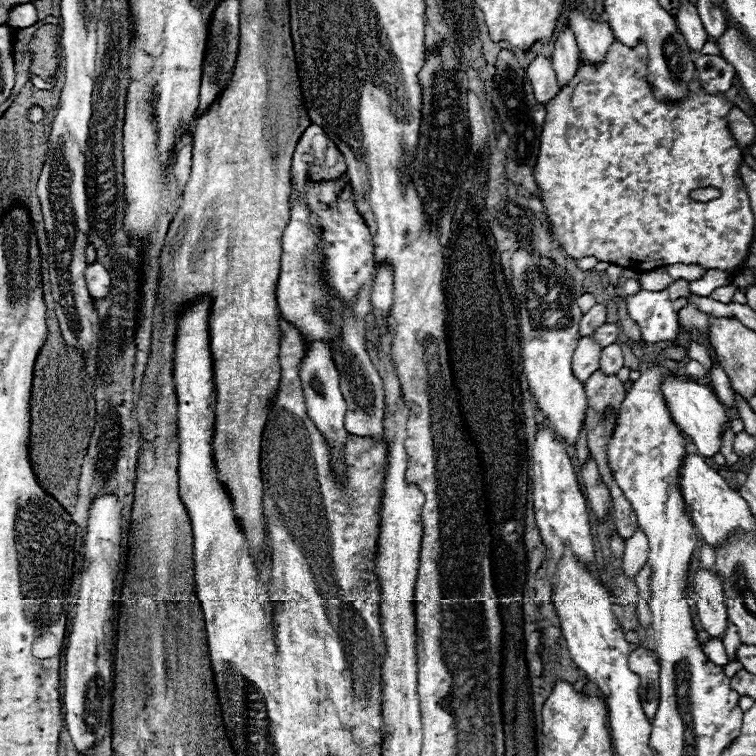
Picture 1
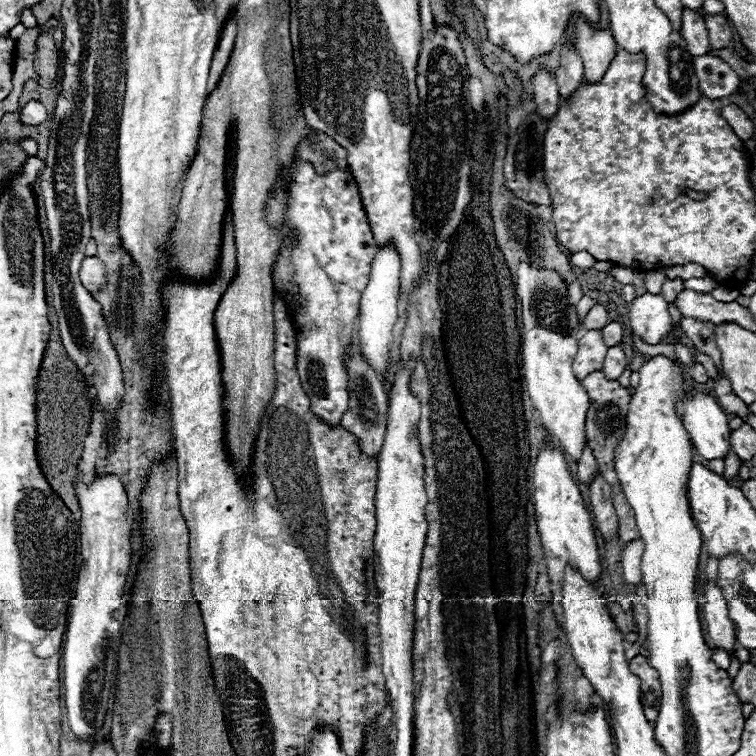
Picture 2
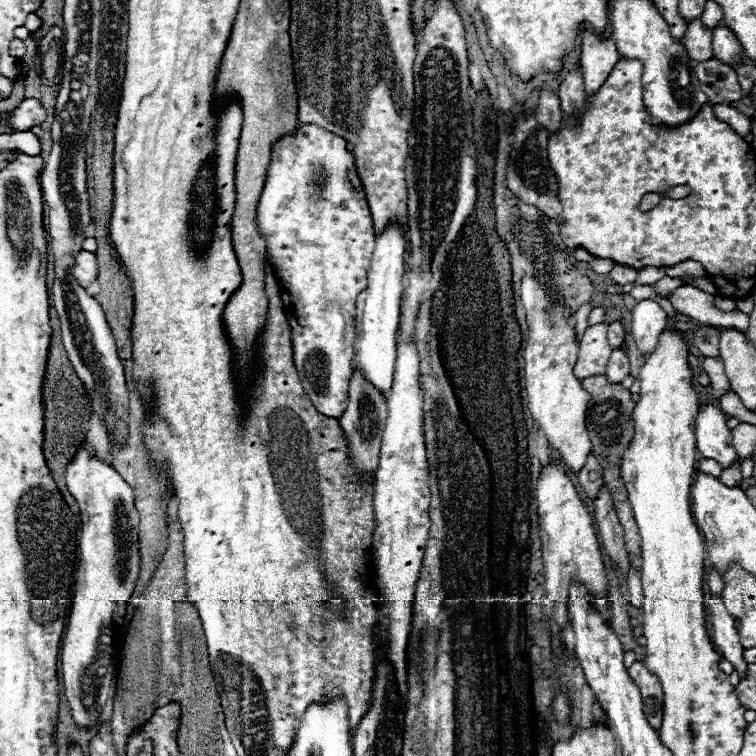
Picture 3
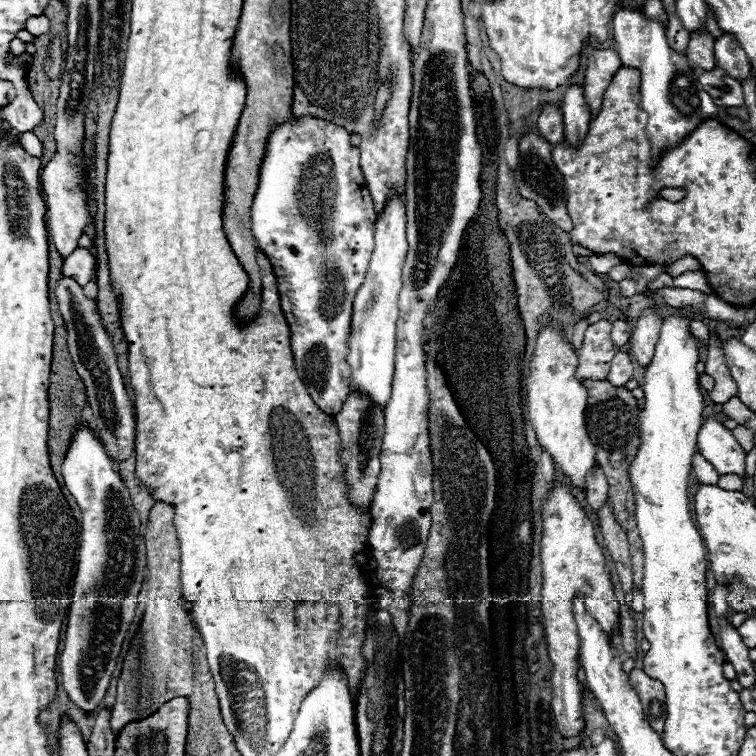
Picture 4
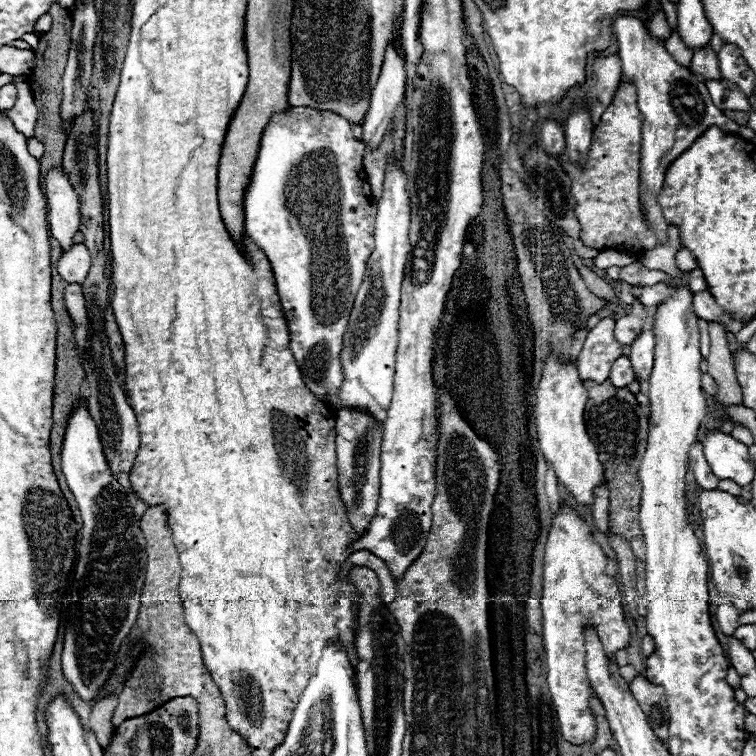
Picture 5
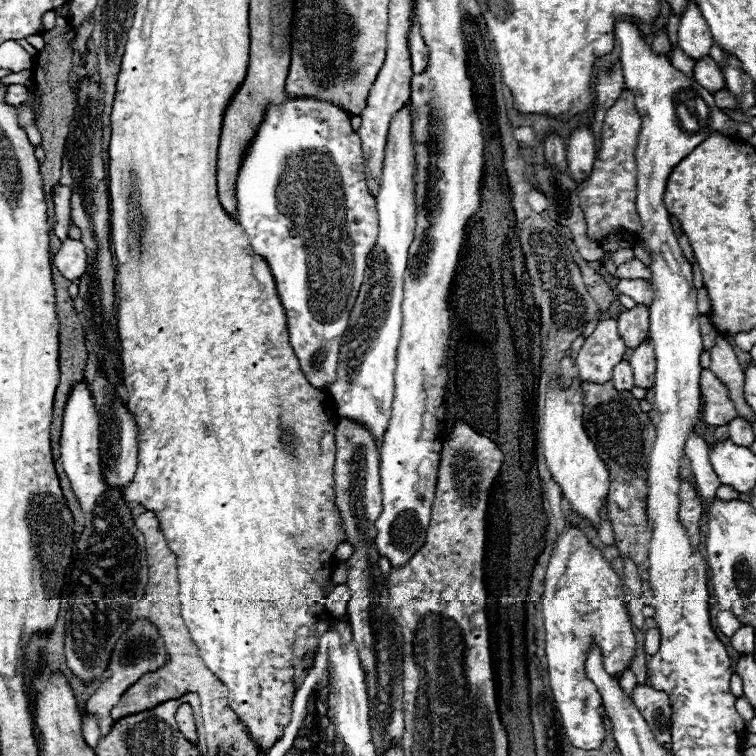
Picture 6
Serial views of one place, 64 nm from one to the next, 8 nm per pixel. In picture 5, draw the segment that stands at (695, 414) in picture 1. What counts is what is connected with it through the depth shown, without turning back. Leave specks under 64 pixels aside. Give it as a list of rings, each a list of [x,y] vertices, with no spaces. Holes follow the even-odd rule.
[[[708,430],[704,440],[704,456],[712,472],[722,478],[732,478],[740,486],[746,486],[754,478],[754,464],[750,462],[748,448],[720,430]]]

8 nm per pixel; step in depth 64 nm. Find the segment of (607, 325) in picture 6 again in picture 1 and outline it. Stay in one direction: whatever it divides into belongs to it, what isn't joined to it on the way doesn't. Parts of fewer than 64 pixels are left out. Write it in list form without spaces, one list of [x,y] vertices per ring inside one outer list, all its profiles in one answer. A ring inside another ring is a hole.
[[[590,336],[578,340],[578,346],[572,356],[572,370],[582,384],[600,368],[600,352],[602,348]]]

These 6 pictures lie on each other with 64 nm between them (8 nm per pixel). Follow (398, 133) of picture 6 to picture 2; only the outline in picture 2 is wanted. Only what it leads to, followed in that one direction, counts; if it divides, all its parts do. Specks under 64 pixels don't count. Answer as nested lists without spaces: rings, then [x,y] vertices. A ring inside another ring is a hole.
[[[386,246],[376,252],[370,272],[370,282],[360,298],[362,318],[358,322],[358,346],[366,356],[368,364],[382,378],[388,360],[388,348],[392,348],[392,328],[398,320],[398,292],[400,292],[400,258],[392,246]]]

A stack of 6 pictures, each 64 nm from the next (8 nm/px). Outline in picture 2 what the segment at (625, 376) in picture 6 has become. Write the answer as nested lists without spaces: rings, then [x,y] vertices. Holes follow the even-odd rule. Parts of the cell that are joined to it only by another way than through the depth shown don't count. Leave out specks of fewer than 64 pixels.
[[[610,346],[608,352],[606,352],[606,358],[604,358],[604,366],[602,366],[602,372],[606,374],[606,378],[610,380],[618,380],[620,374],[626,370],[626,354],[622,352],[620,346]]]

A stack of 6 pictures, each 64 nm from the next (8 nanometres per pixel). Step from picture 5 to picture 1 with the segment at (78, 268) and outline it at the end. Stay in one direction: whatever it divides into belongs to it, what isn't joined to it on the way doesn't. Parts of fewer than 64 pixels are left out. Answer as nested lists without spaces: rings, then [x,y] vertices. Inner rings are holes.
[[[100,262],[88,264],[86,272],[84,272],[84,278],[86,278],[88,292],[90,292],[90,296],[94,300],[110,296],[110,292],[112,292],[112,280],[110,280],[108,270]]]

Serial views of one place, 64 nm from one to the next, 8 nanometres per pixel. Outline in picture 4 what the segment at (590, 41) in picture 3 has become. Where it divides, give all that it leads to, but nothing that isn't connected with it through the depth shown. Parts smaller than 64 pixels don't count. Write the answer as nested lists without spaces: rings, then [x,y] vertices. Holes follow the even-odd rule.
[[[592,44],[586,46],[586,70],[584,70],[584,98],[596,114],[602,104],[602,94],[610,84],[614,72],[620,68],[620,58],[614,48],[596,50]]]

